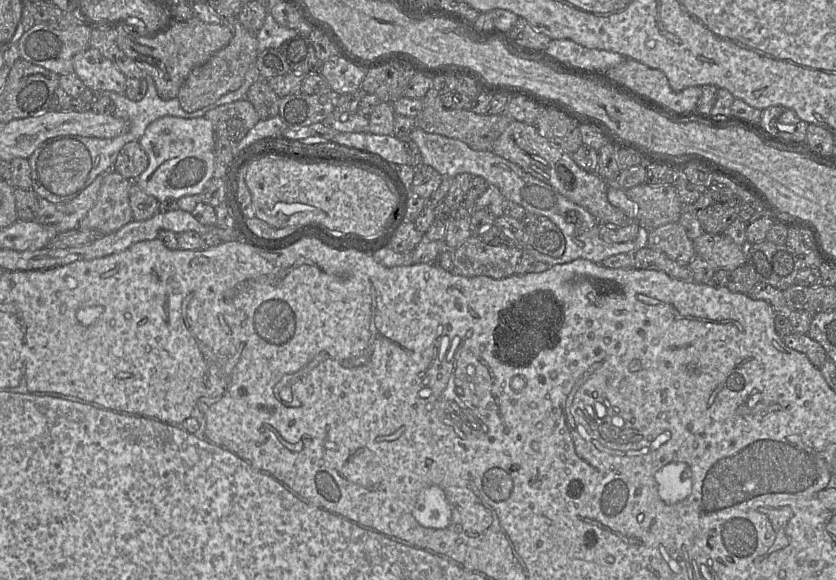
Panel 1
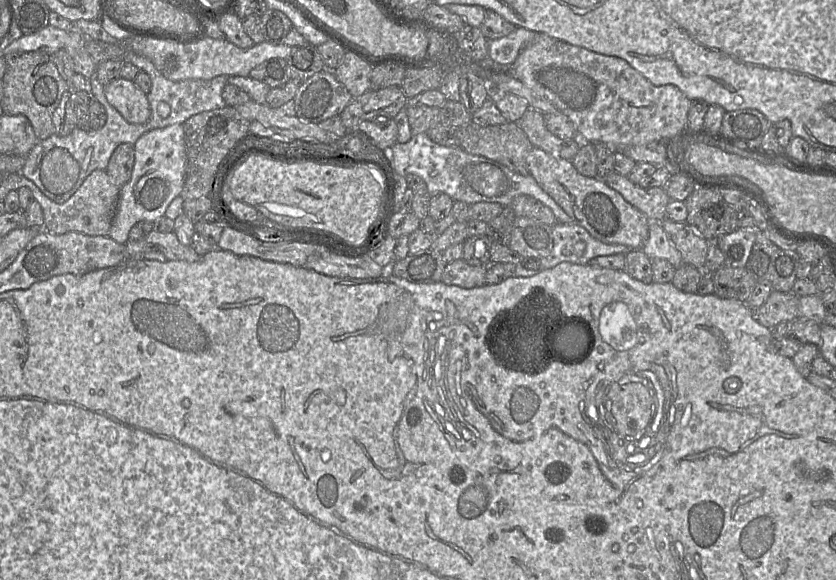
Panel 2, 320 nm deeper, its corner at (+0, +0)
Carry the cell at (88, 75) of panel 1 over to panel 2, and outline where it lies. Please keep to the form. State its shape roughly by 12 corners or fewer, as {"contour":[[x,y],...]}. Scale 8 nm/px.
{"contour":[[118,77],[103,86],[107,101],[131,124],[151,117],[145,94]]}

